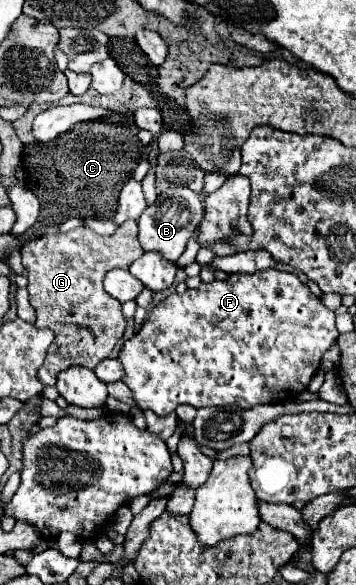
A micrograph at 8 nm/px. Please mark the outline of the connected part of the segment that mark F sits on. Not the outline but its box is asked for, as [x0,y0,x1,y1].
[118,268,338,416]

